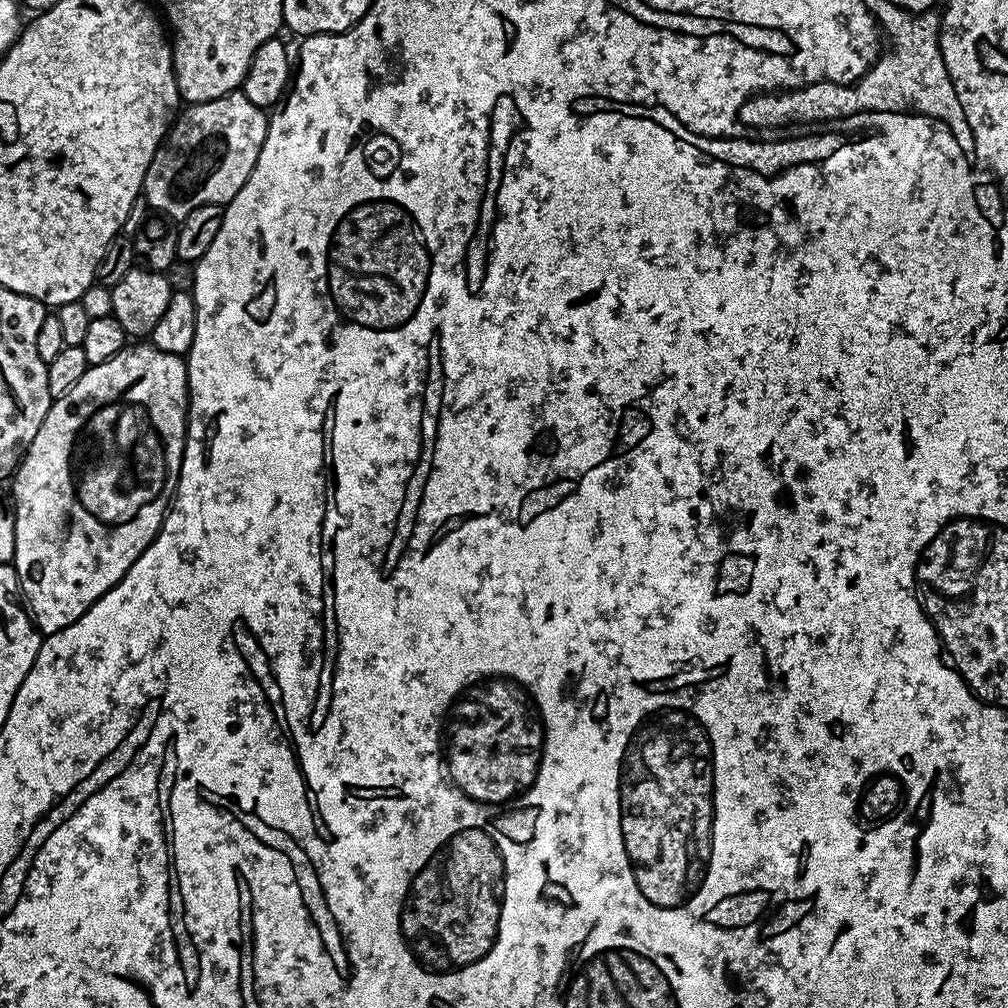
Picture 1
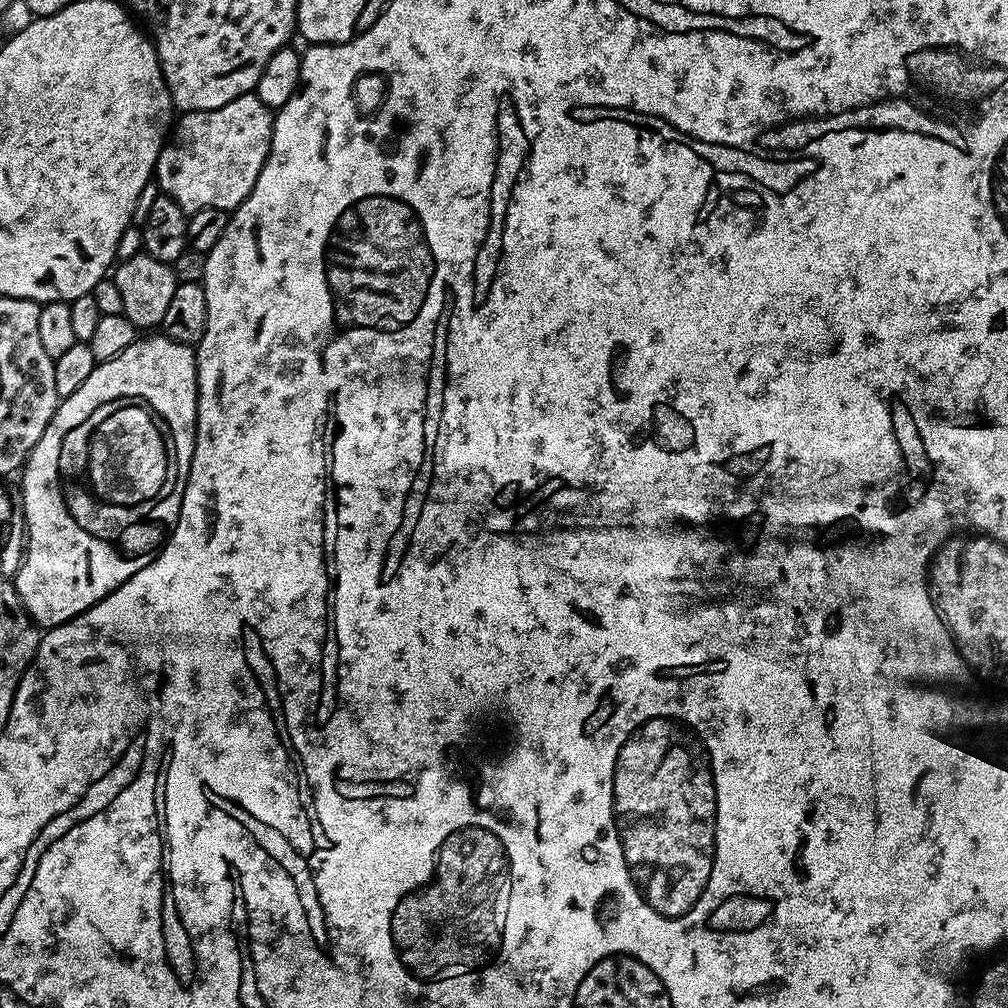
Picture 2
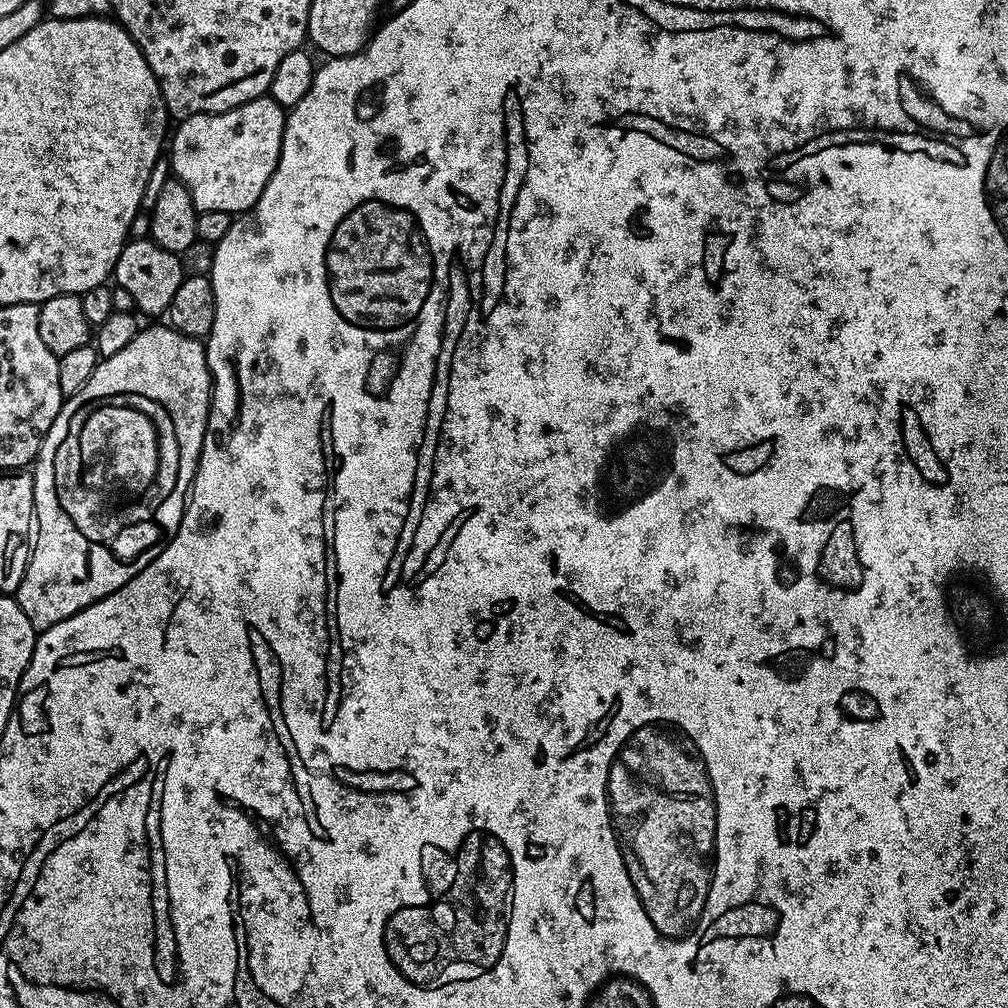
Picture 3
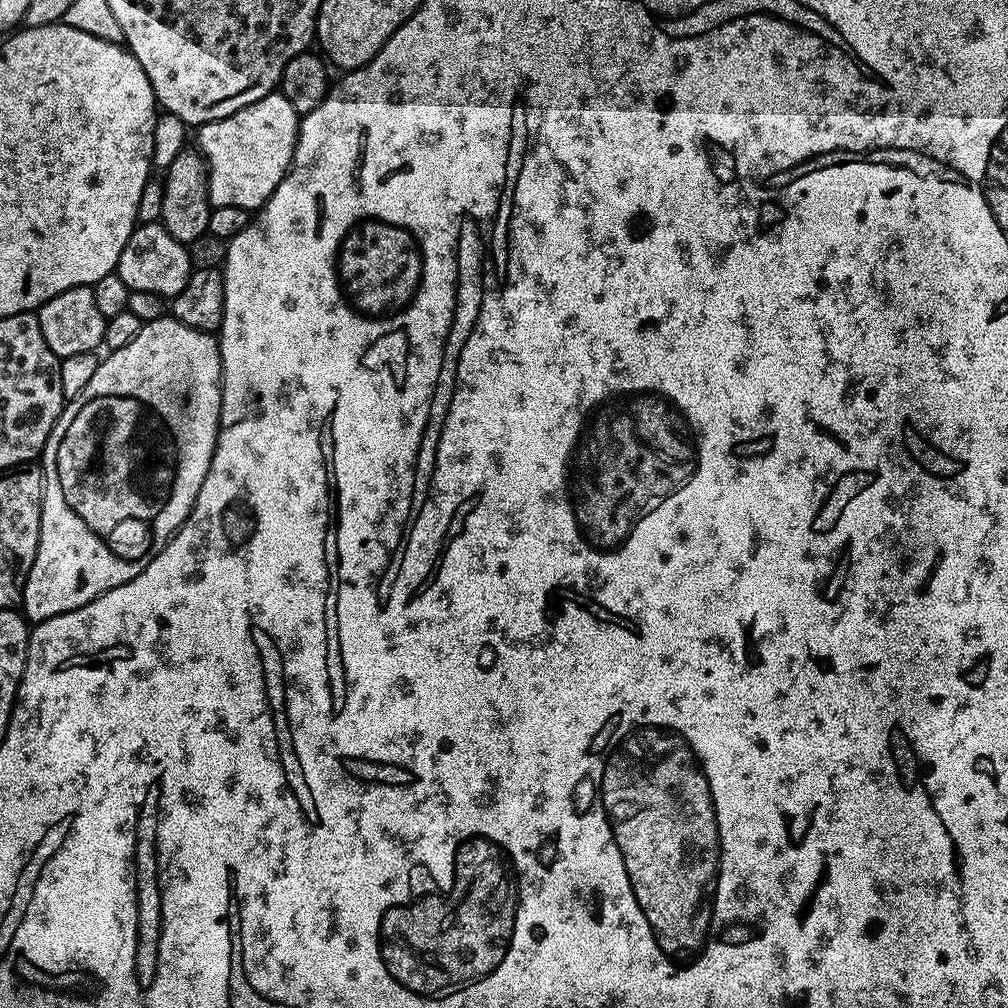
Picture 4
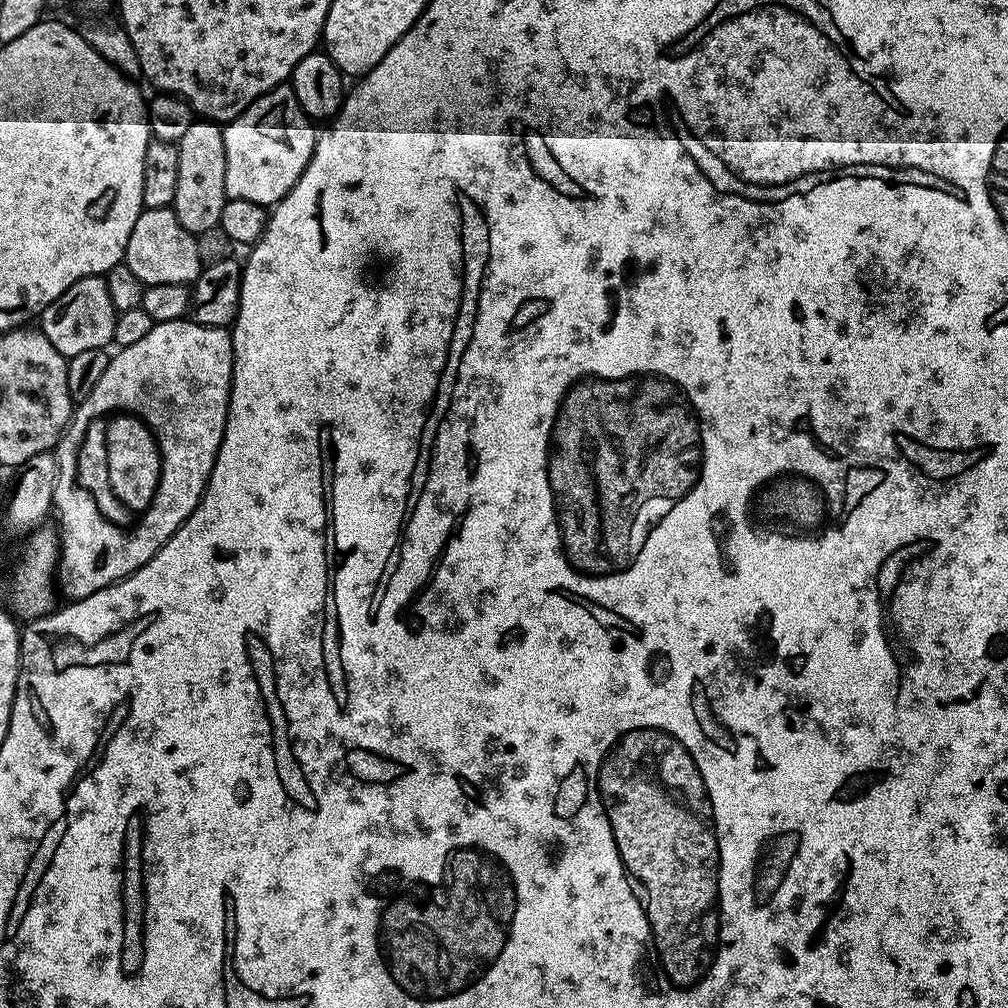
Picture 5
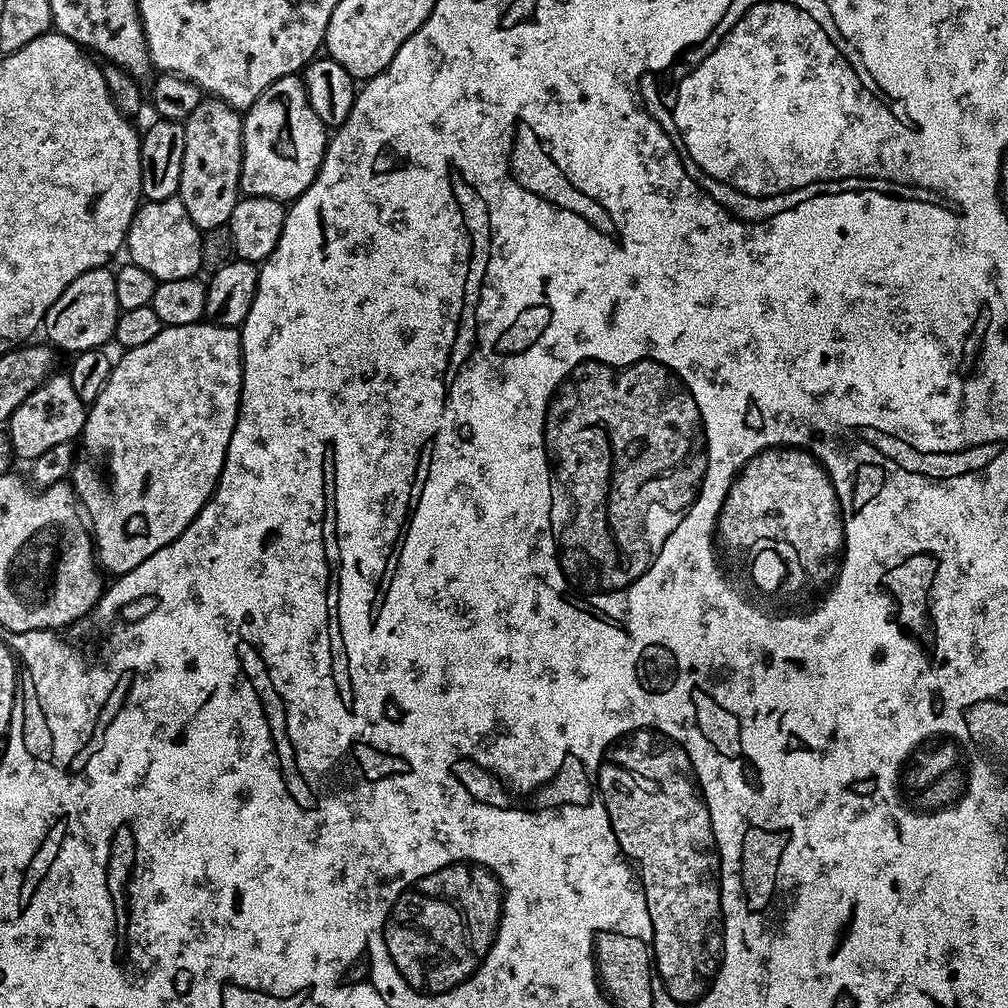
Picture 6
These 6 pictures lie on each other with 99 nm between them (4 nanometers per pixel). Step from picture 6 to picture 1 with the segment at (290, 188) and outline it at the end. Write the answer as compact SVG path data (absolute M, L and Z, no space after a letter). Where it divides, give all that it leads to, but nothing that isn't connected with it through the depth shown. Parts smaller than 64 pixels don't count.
M242 90L214 98L210 102L187 105L171 121L168 135L158 146L150 162L150 170L146 170L142 195L148 200L149 209L179 222L186 214L190 214L190 210L198 210L198 206L228 204L234 194L246 186L246 178L250 178L250 170L254 170L254 162L258 162L258 154L262 154L262 142L266 142L268 133L268 117L269 113L254 106L254 102L250 102Z

